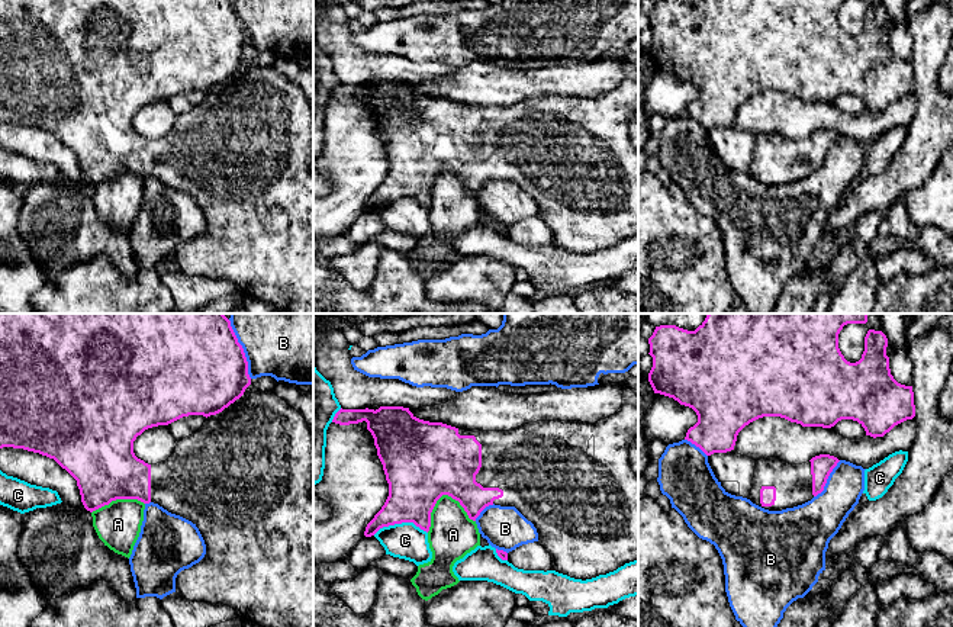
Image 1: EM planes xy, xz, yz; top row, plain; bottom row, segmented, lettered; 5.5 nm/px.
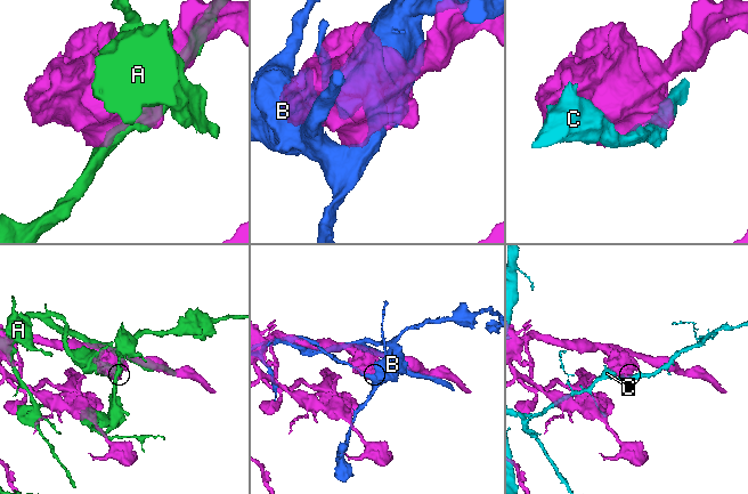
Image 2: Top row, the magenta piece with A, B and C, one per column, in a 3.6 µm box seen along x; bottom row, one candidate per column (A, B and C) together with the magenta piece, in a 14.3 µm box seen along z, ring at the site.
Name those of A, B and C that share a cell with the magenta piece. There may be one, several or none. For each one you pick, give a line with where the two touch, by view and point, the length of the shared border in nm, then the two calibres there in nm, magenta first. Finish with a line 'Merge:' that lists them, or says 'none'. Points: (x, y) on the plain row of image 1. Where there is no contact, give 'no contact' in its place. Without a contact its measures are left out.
Merge: none

